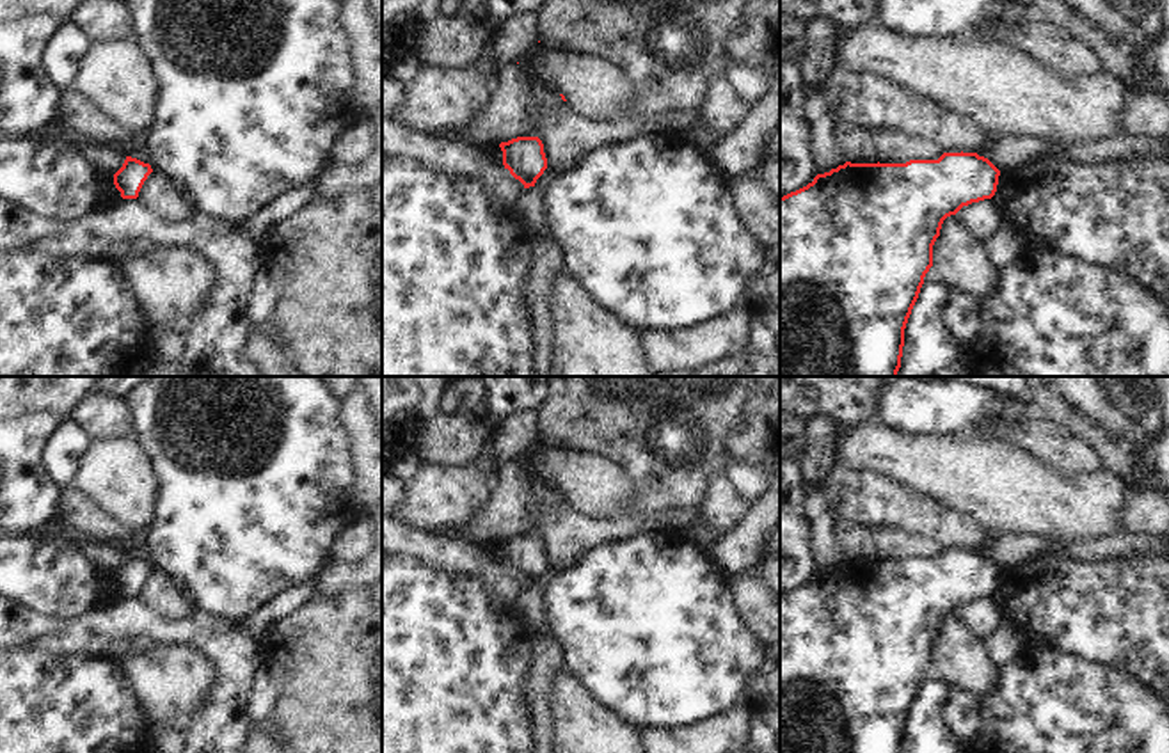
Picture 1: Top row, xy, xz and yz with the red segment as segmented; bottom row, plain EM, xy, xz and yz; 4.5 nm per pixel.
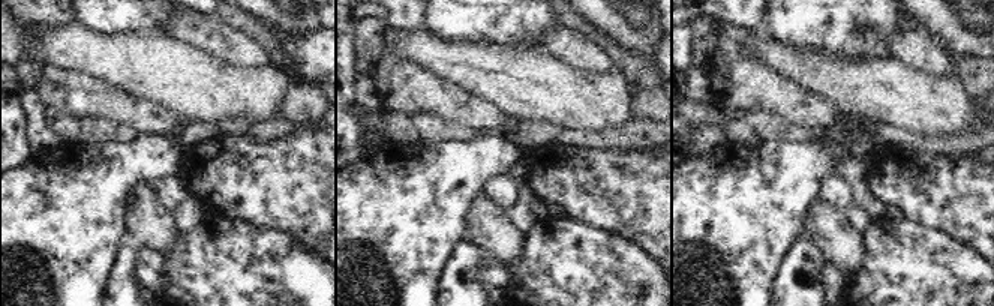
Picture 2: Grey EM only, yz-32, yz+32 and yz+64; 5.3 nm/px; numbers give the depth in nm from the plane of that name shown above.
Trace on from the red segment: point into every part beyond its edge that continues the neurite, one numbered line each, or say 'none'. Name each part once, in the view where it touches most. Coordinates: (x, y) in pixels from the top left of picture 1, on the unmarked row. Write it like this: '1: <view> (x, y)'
none.

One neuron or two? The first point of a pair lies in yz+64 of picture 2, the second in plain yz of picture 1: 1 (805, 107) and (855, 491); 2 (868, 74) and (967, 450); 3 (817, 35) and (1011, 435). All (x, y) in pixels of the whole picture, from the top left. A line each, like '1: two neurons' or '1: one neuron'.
1: one neuron
2: one neuron
3: two neurons

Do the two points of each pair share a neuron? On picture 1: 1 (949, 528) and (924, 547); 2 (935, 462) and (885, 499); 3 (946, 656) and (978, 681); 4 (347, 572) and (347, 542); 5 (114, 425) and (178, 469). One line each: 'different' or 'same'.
1: different
2: different
3: same
4: different
5: different

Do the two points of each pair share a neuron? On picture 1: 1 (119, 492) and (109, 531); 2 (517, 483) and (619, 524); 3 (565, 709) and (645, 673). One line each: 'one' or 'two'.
1: two
2: one
3: two

